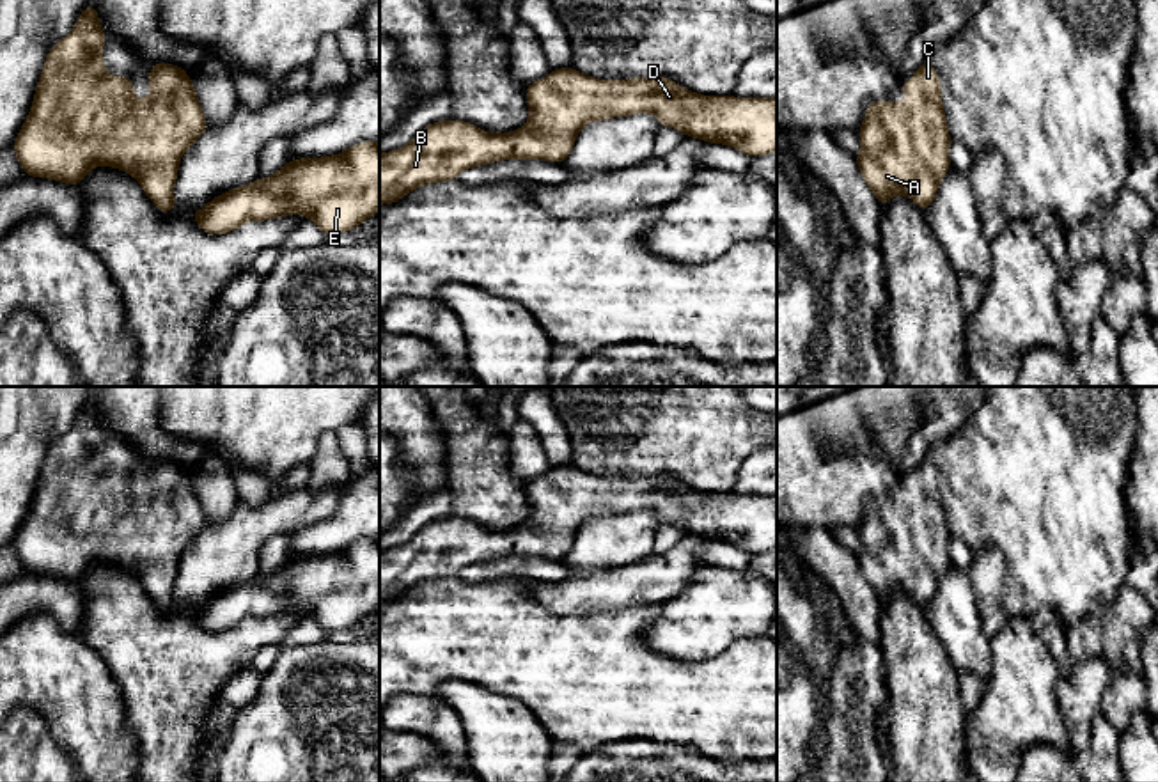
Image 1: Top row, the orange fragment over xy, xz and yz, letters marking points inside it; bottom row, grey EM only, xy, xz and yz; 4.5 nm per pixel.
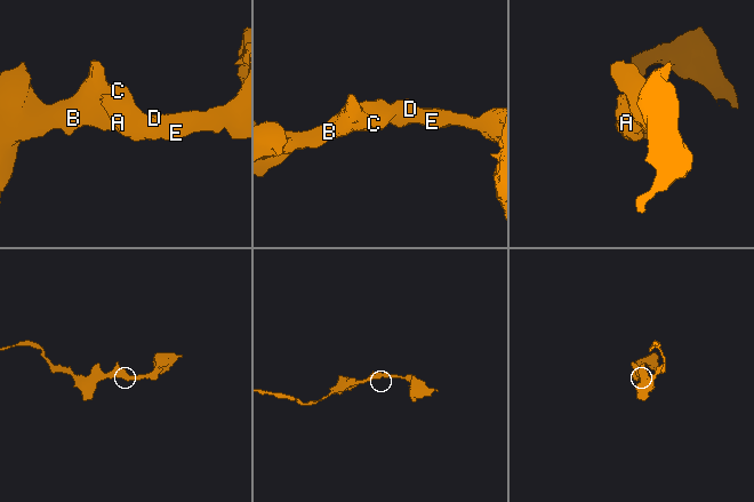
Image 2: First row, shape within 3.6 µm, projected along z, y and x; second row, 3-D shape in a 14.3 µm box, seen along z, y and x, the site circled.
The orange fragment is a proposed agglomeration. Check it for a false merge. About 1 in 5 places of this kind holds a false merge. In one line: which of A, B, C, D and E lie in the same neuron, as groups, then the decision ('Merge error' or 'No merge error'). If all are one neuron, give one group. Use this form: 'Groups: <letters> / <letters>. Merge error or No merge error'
Groups: A B C D E. No merge error

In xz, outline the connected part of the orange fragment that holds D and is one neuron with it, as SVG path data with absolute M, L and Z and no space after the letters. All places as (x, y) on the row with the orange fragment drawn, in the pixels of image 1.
M569 67L552 69L536 83L528 83L525 96L530 119L511 133L486 133L470 122L447 119L433 122L406 145L379 154L379 204L394 204L420 184L452 181L470 167L502 160L548 160L564 163L576 135L592 121L654 113L660 126L679 129L708 144L731 145L750 158L777 151L777 98L702 96L683 89L669 76L598 80Z

